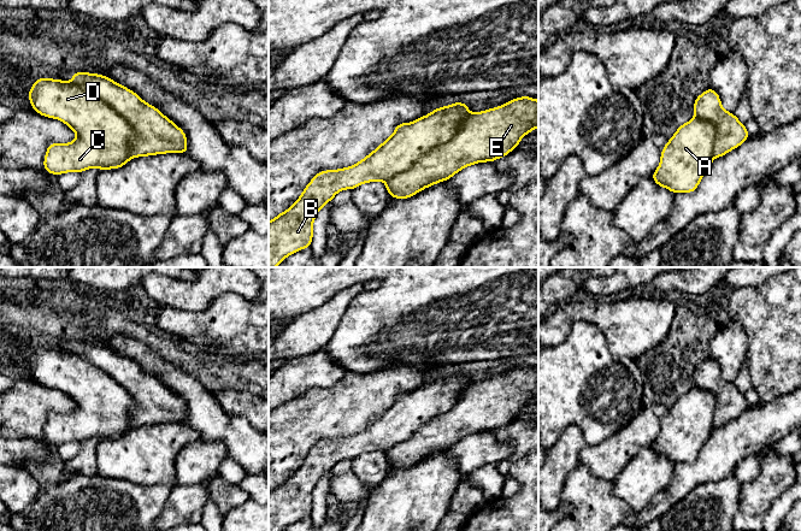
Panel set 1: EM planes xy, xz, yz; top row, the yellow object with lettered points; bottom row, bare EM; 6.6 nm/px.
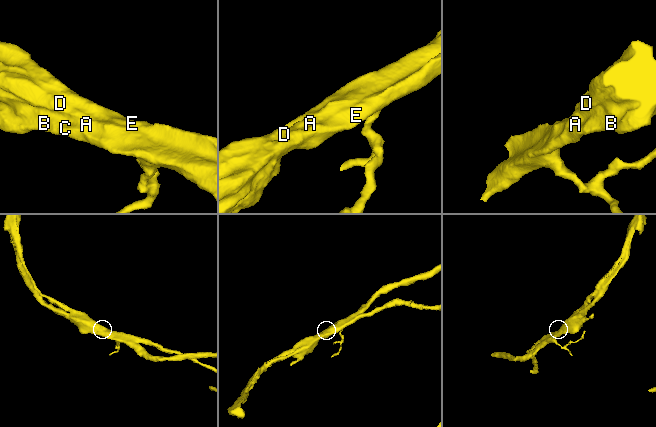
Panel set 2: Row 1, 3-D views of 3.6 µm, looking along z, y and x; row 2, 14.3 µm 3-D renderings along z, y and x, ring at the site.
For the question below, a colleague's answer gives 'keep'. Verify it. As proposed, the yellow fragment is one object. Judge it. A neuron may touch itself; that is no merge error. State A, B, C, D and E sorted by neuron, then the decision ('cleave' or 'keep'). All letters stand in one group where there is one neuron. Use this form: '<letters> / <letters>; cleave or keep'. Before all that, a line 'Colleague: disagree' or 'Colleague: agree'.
Colleague: disagree
A B C D / E; cleave

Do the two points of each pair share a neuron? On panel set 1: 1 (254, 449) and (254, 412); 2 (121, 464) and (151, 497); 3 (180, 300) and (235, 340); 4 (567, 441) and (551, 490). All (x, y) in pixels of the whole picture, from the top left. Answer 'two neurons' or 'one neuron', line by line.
1: two neurons
2: two neurons
3: two neurons
4: one neuron

